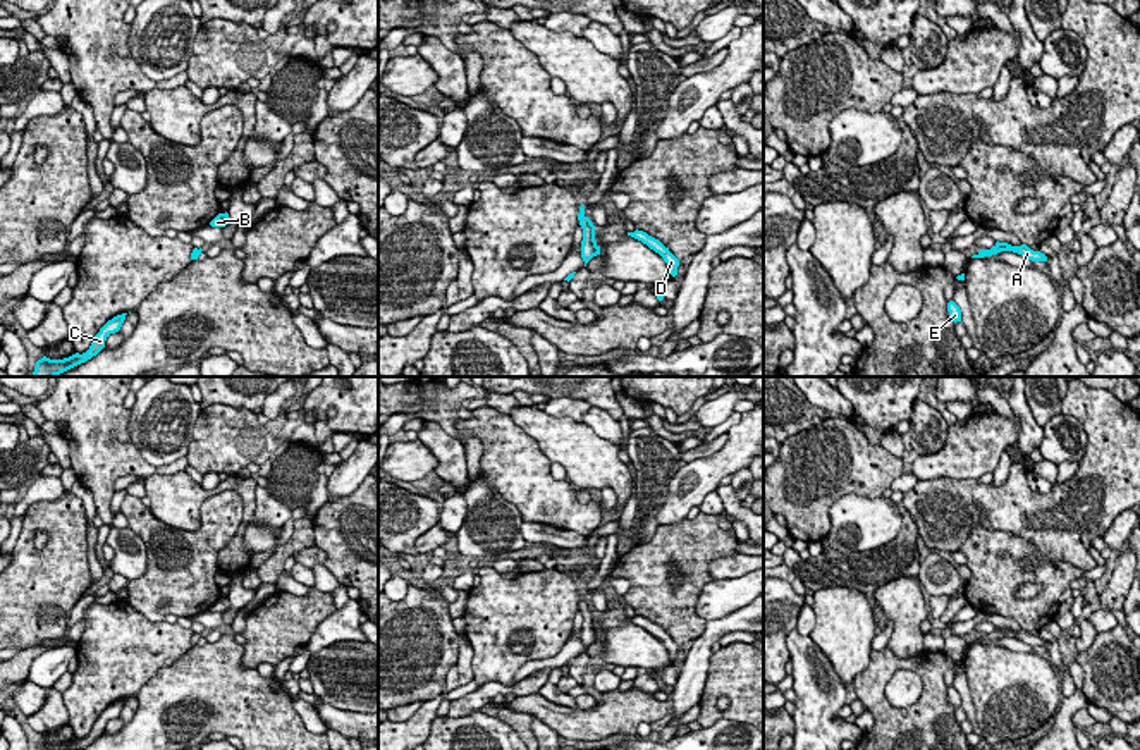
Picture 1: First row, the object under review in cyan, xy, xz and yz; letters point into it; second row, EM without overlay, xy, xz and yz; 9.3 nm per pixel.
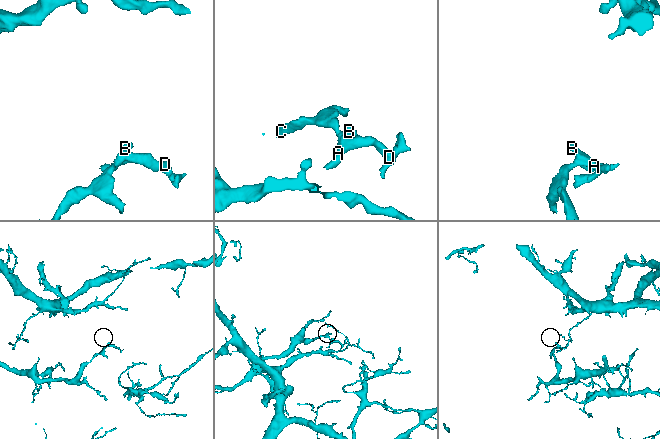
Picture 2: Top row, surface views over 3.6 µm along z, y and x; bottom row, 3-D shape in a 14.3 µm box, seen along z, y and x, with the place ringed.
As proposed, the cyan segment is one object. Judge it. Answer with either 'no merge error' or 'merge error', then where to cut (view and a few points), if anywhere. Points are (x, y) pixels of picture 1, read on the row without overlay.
no merge error; cut none

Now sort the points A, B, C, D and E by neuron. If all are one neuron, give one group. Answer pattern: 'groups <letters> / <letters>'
groups A B C D E

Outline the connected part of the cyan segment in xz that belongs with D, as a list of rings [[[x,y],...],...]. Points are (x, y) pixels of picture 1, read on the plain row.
[[[638,614],[634,618],[628,618],[628,621],[641,626],[650,635],[659,638],[664,643],[664,647],[667,649],[671,661],[672,662],[677,661],[679,645],[659,624],[655,624],[655,623],[648,621],[647,618],[638,616]]]

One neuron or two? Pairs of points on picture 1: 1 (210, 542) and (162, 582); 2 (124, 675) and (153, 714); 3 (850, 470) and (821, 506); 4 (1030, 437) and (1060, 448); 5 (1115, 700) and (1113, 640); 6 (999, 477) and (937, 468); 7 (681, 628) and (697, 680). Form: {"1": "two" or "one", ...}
{"1": "one", "2": "two", "3": "one", "4": "two", "5": "one", "6": "two", "7": "two"}

